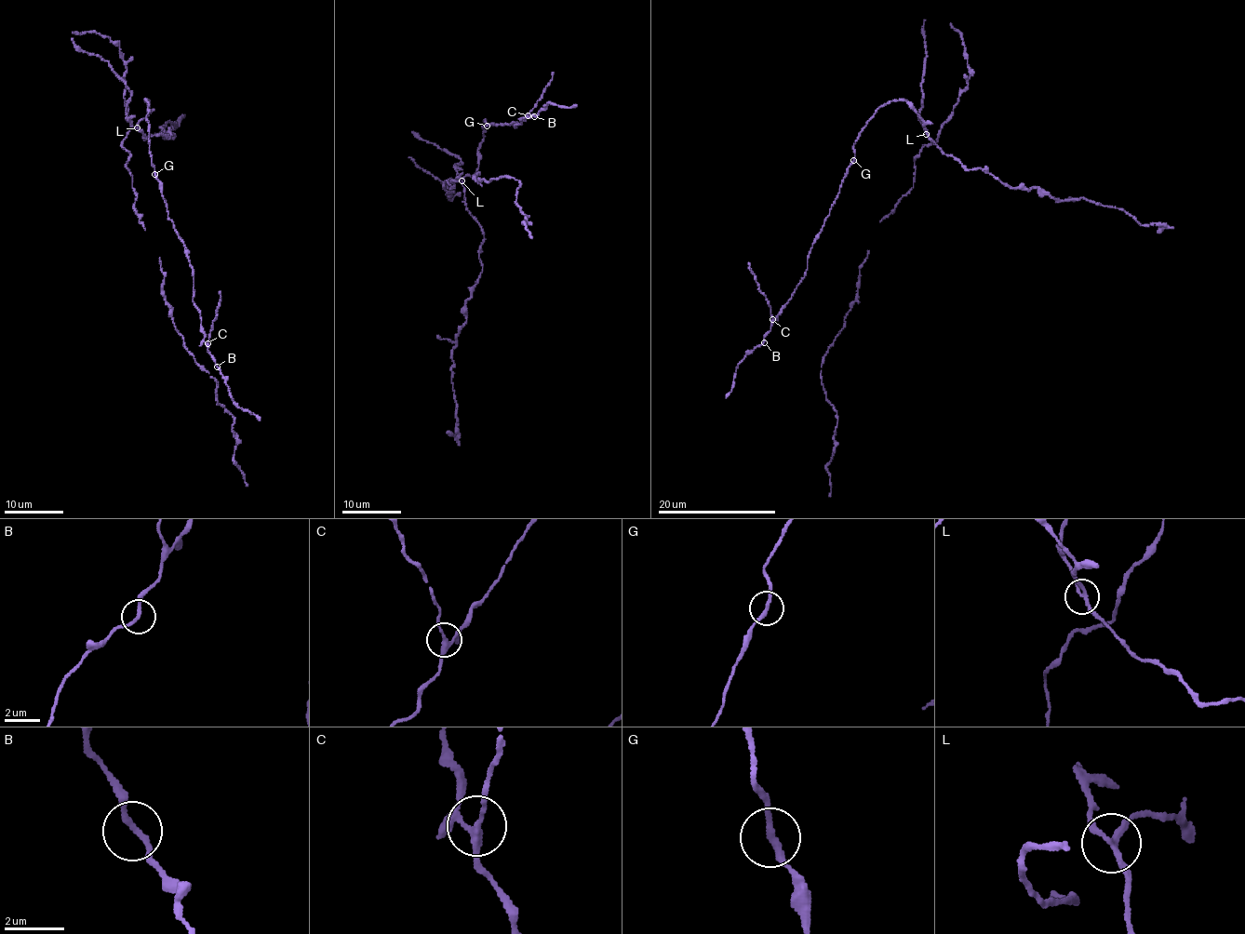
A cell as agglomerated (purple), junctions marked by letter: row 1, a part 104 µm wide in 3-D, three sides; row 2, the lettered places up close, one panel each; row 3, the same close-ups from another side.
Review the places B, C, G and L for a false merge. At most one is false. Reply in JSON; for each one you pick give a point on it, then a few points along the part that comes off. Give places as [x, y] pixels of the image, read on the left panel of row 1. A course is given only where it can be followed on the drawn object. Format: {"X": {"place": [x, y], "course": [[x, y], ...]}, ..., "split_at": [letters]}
{"L": {"place": [137, 127], "course": [[137, 128], [127, 118], [128, 87], [107, 61], [85, 52], [72, 38]]}, "split_at": ["L"]}

